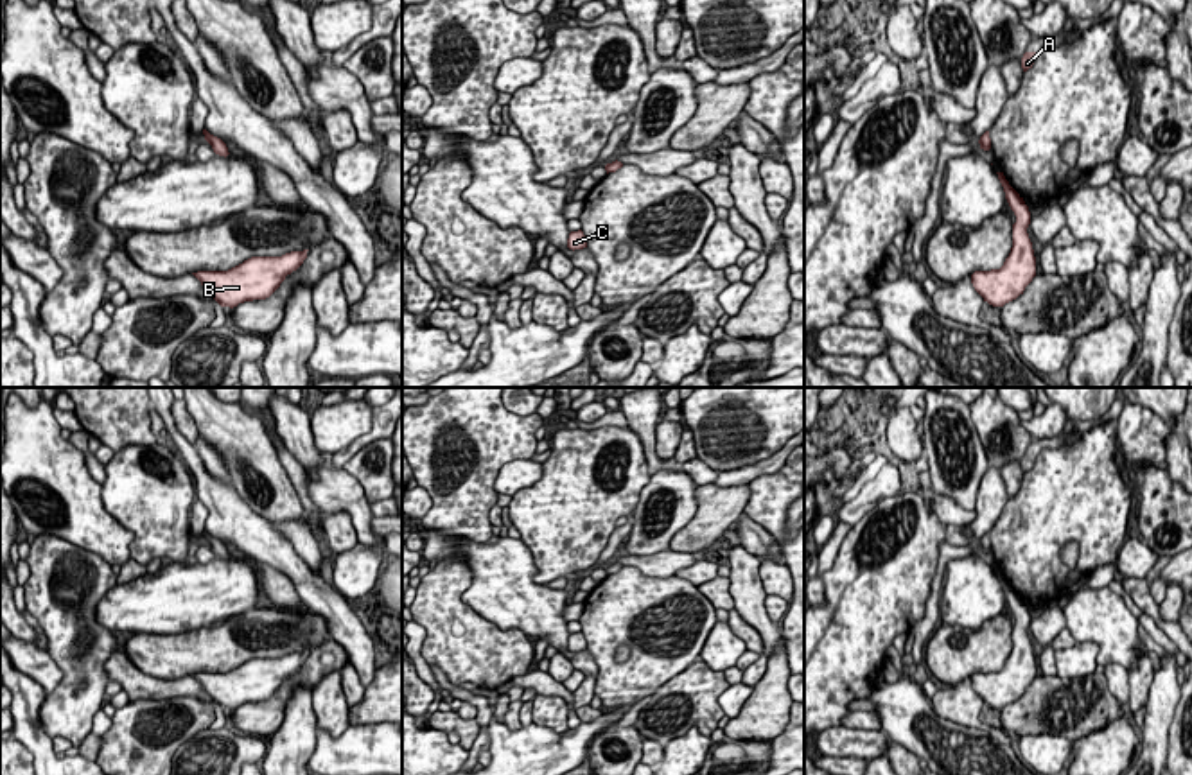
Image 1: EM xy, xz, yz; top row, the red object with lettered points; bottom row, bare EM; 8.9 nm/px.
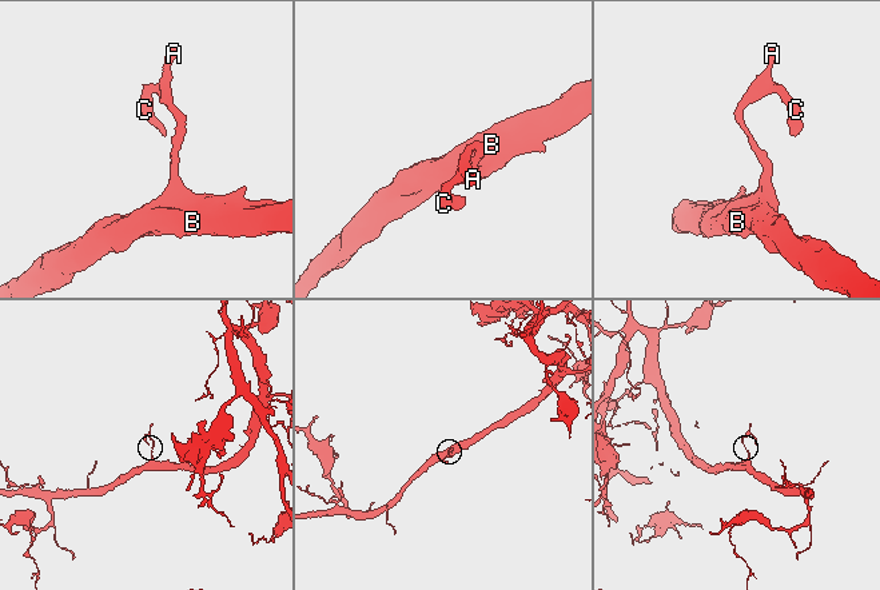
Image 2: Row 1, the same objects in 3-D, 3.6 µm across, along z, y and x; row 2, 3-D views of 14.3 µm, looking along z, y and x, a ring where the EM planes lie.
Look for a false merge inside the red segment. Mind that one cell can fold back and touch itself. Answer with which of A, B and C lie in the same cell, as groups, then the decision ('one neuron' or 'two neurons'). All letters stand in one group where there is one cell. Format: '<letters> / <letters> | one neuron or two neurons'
A C / B | two neurons

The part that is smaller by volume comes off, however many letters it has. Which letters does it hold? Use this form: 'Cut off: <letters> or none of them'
Cut off: A, C

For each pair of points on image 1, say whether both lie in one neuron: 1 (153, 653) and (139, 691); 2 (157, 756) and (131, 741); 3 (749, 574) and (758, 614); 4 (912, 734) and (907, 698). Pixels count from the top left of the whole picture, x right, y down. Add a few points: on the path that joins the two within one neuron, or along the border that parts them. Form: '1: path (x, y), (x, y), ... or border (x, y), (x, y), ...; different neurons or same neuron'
1: border (122, 652), (146, 673), (162, 679), (185, 677); different neurons
2: path (151, 756), (137, 747); same neuron
3: path (749, 583), (751, 605); same neuron
4: path (911, 725), (907, 707); same neuron

